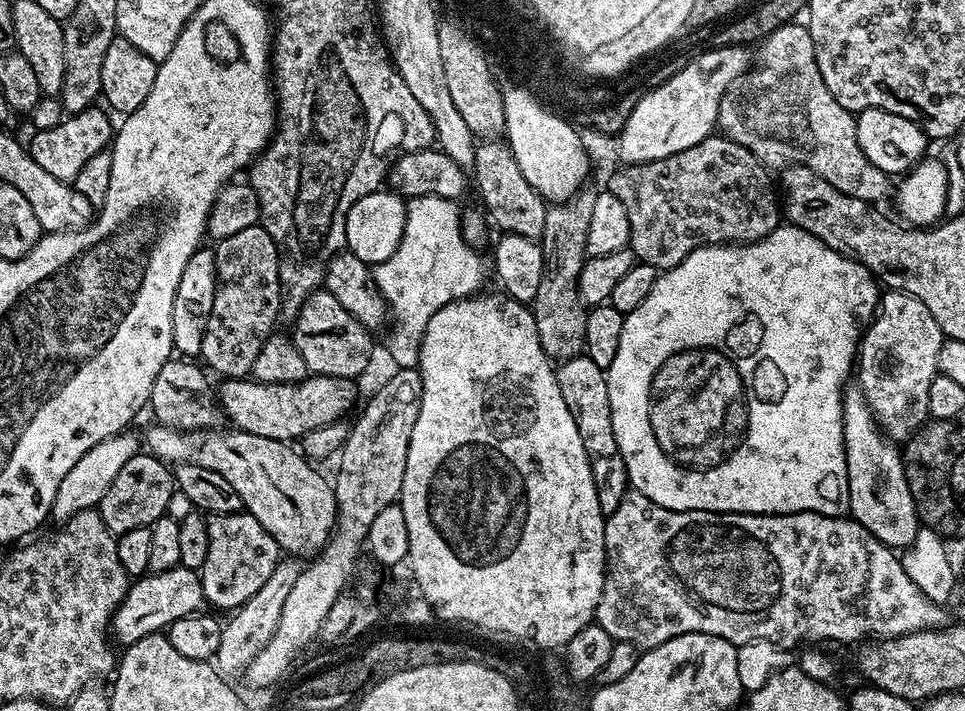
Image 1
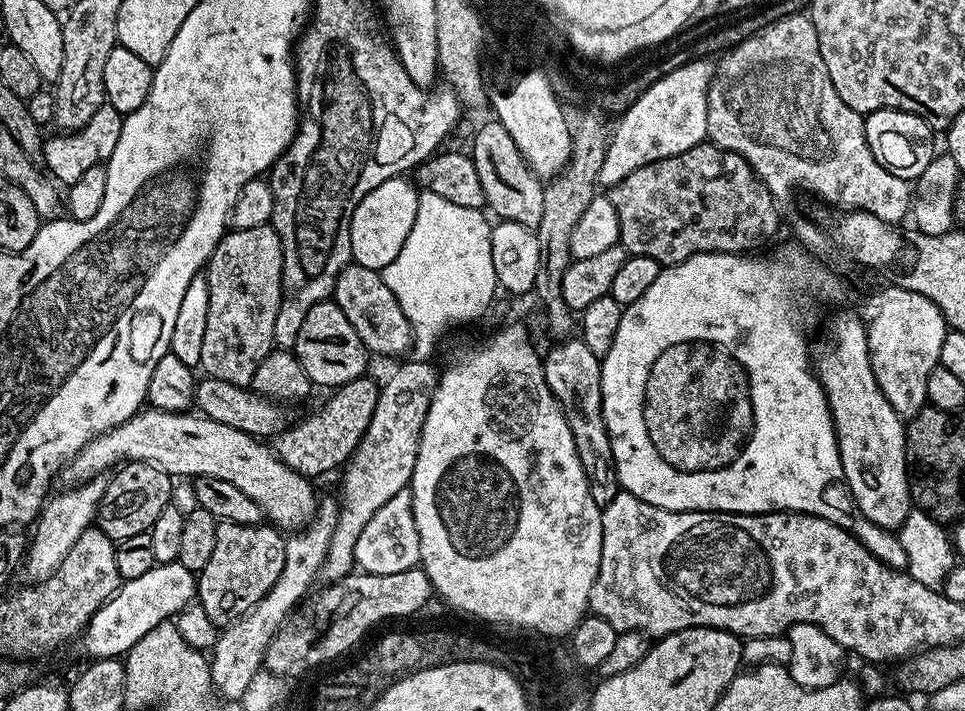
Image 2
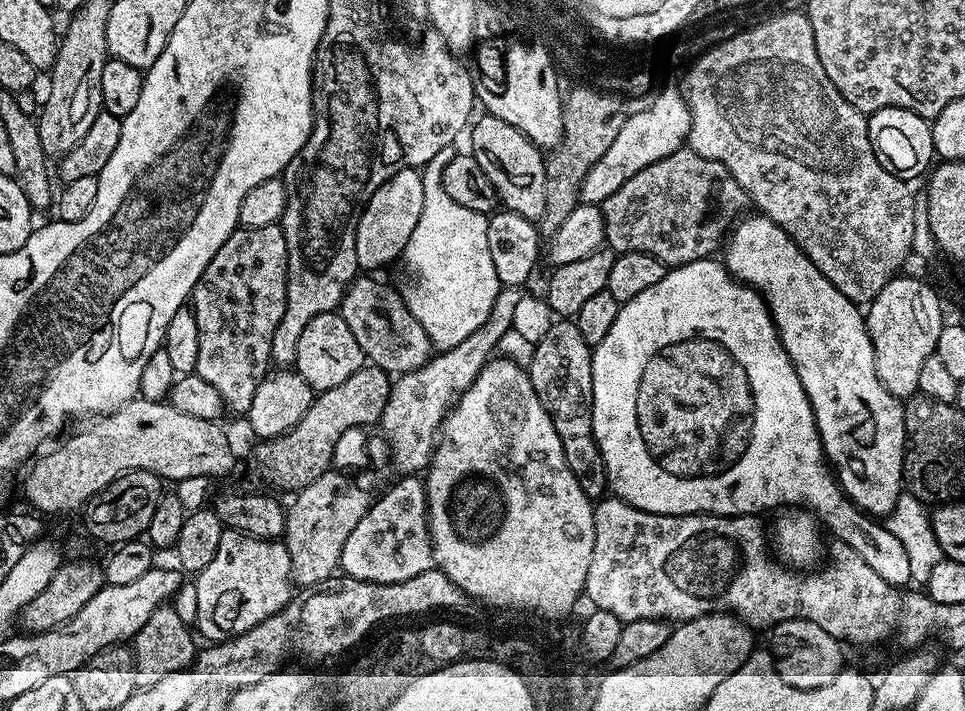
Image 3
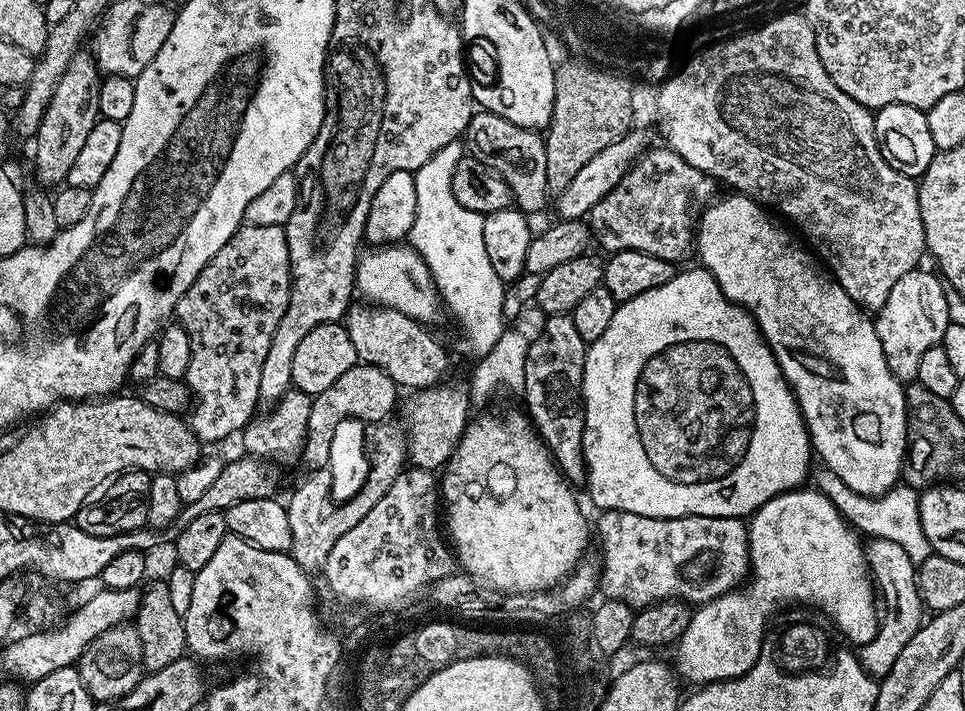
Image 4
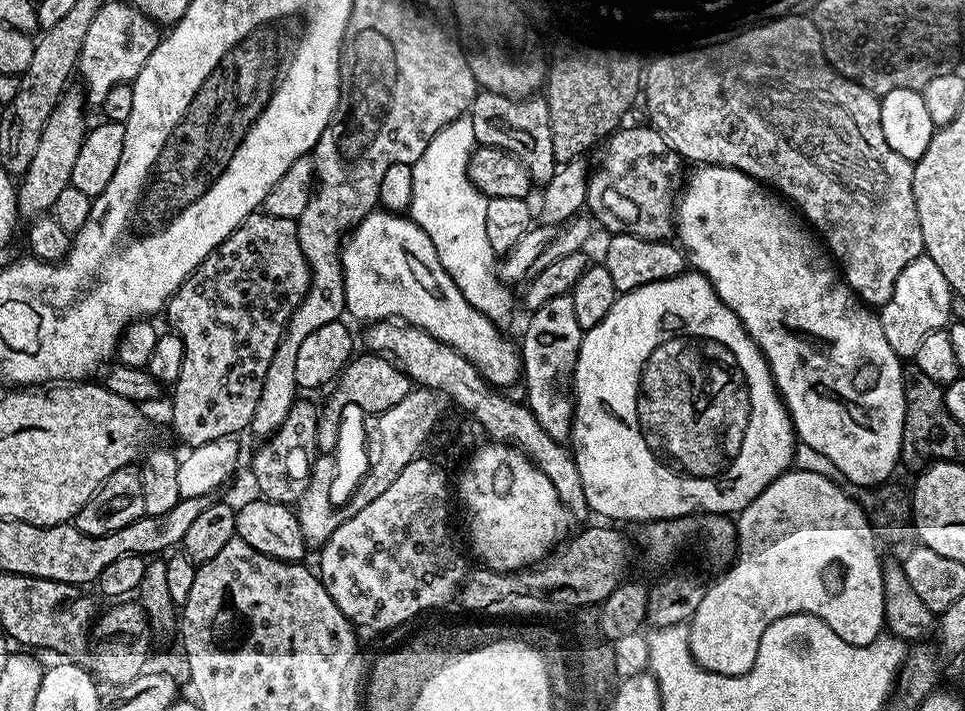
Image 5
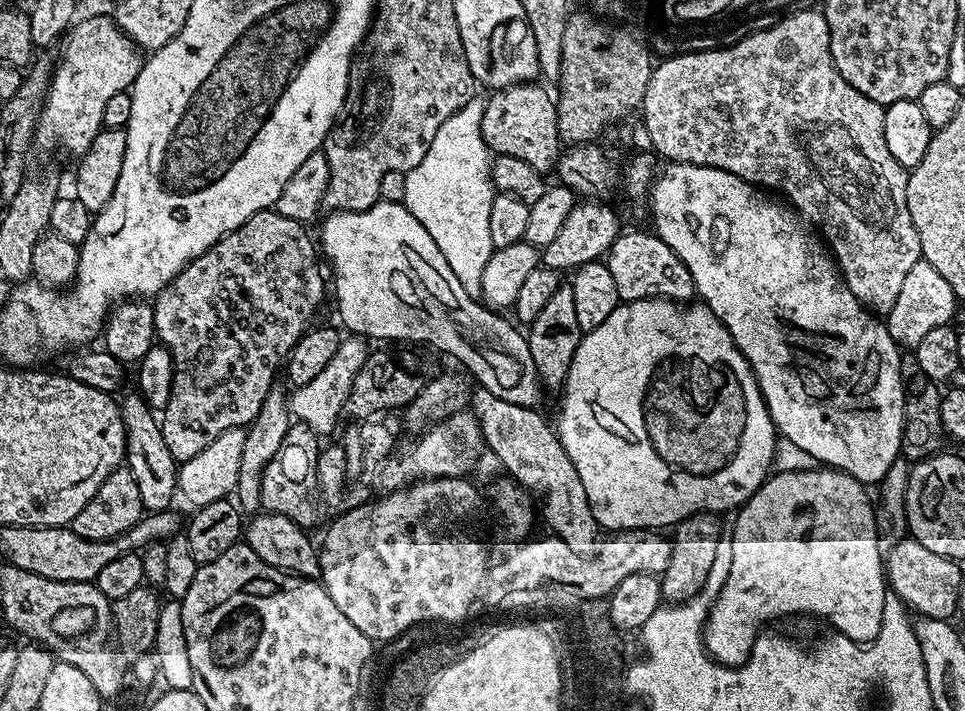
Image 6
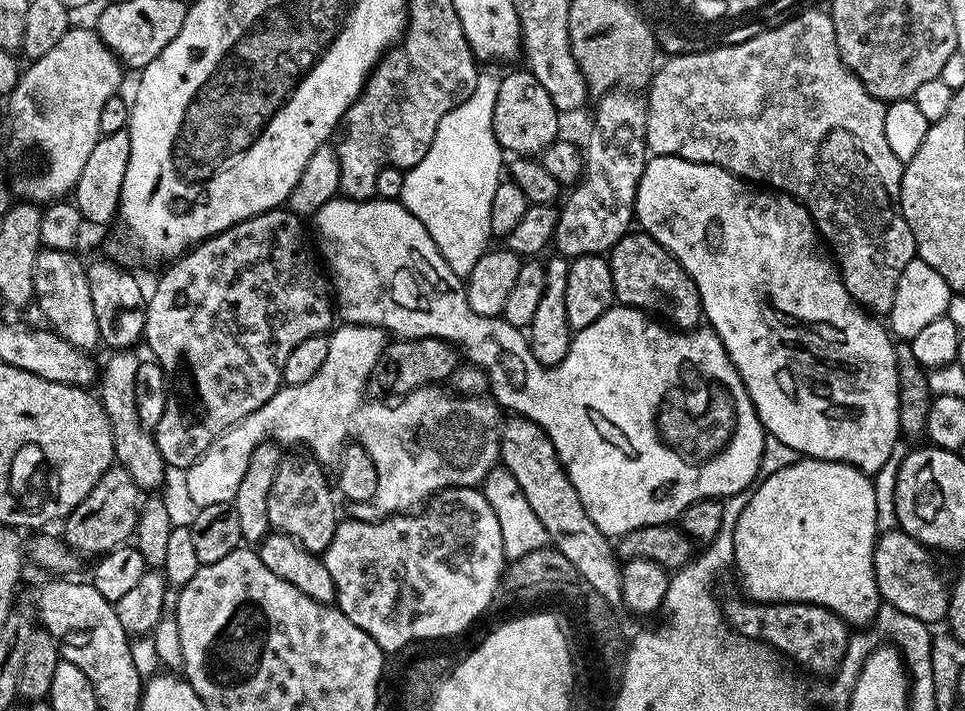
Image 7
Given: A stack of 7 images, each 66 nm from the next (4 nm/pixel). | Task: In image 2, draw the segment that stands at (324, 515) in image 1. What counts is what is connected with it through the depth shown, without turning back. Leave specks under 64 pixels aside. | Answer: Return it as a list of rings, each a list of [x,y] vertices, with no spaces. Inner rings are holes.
[[[148,406],[116,428],[94,437],[79,454],[63,465],[58,480],[64,486],[86,484],[97,474],[104,474],[100,472],[107,468],[115,469],[125,462],[137,460],[153,464],[173,478],[222,478],[222,482],[238,486],[246,498],[254,501],[269,525],[280,530],[299,529],[313,515],[318,493],[312,489],[313,481],[309,477],[290,470],[290,466],[282,463],[275,451],[264,444],[267,443],[255,436],[234,430],[234,426],[222,426],[222,422],[214,422],[199,414],[163,412]]]

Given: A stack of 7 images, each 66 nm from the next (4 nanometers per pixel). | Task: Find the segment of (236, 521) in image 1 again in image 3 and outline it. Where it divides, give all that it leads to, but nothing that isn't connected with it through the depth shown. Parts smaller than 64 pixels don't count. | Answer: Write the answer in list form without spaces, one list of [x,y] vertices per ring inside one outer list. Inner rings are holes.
[[[226,530],[222,542],[218,542],[218,554],[214,554],[206,570],[199,572],[194,583],[198,590],[194,628],[208,642],[223,642],[249,632],[266,618],[281,612],[294,596],[287,546],[279,539],[259,540],[247,532]]]

